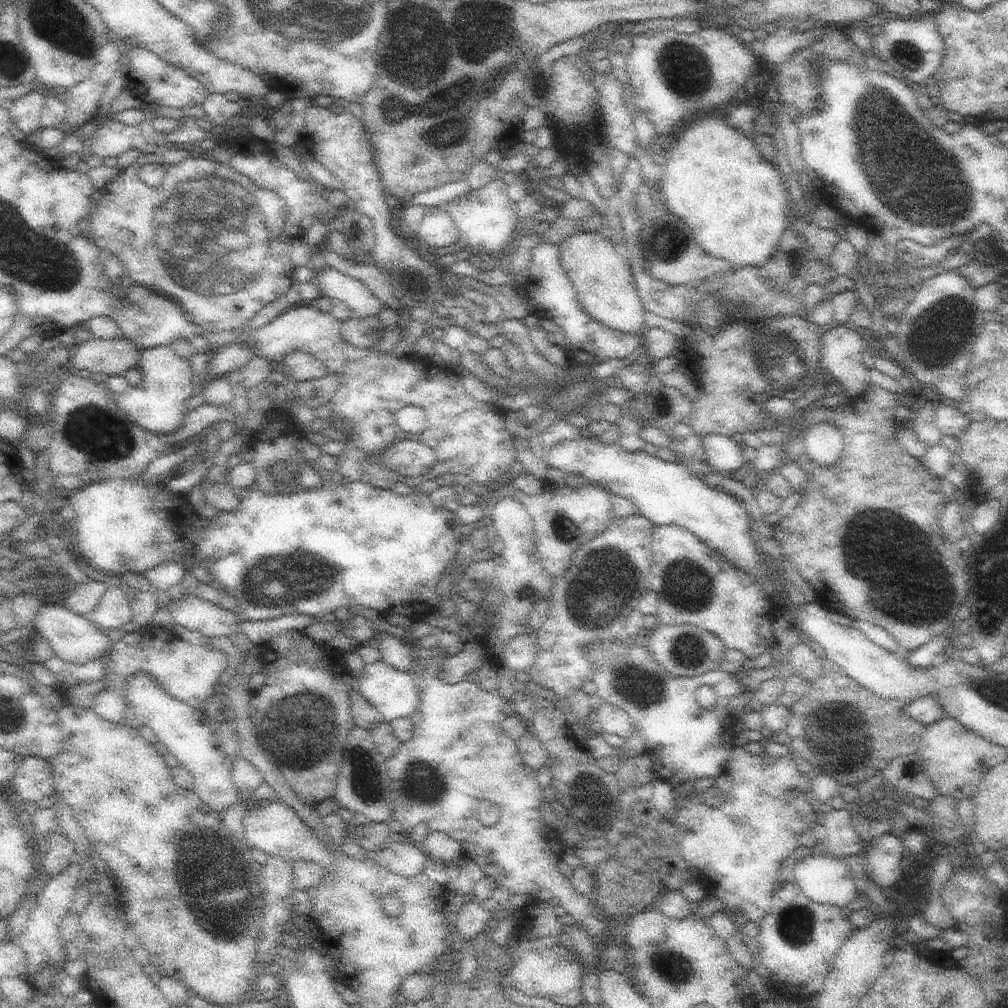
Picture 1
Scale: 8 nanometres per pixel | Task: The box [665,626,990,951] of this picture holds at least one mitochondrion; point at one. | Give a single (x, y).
(841, 735)

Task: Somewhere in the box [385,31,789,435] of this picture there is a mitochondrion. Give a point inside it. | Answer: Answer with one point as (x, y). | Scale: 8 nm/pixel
(686, 68)

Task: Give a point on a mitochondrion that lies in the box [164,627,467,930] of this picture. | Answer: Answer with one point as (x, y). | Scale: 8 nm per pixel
(303, 725)

